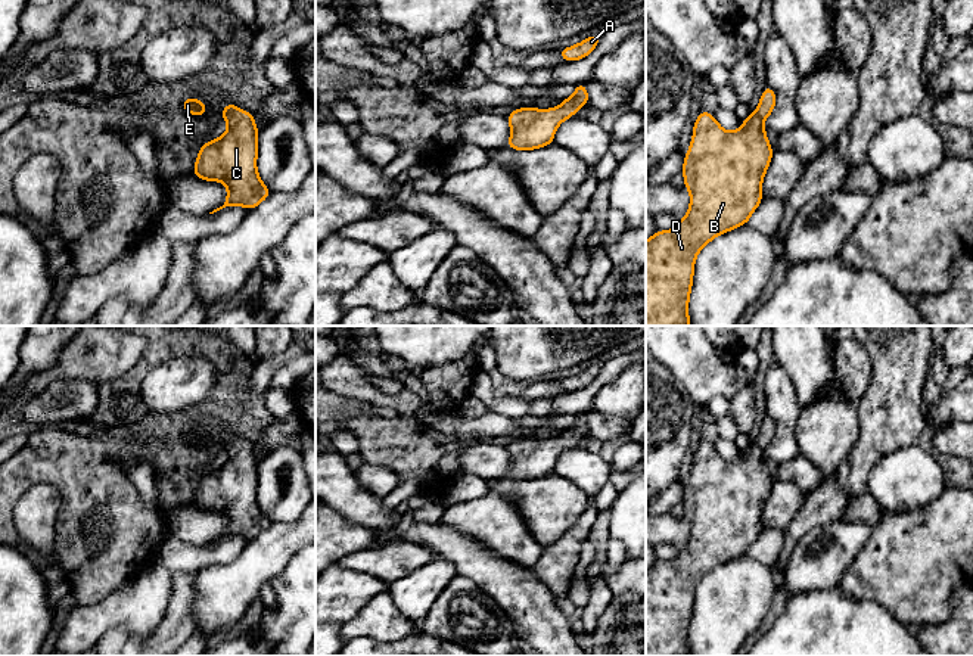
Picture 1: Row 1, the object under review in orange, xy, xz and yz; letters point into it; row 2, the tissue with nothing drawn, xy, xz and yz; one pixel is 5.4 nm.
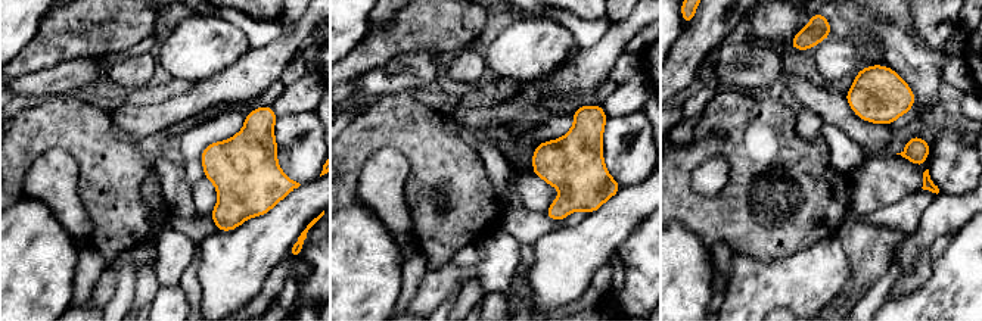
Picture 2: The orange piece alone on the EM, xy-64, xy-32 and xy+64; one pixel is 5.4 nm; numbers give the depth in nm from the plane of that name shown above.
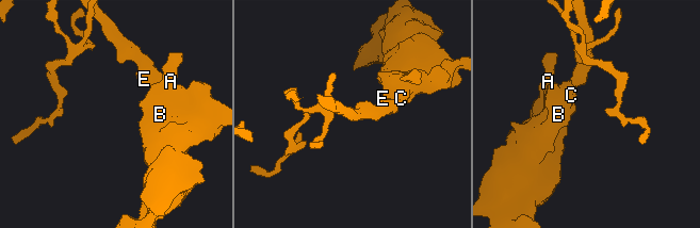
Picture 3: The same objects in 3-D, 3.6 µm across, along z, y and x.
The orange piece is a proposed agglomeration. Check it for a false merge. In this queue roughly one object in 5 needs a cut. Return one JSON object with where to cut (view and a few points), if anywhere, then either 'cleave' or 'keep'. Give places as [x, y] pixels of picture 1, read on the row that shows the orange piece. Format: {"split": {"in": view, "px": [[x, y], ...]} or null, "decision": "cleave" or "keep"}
{"split": null, "decision": "keep"}

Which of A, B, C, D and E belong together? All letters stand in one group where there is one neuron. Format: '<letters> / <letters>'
A B C D E

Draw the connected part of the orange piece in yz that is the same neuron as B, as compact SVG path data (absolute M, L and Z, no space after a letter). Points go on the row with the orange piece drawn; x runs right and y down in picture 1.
M765 86L756 111L750 112L736 131L725 131L712 114L700 111L693 125L690 149L684 155L681 171L684 187L690 192L688 211L678 220L674 228L668 231L656 230L646 240L646 326L690 326L688 301L693 287L696 257L716 236L747 224L750 215L762 202L762 180L774 155L764 121L773 114L775 102L775 91L770 86Z

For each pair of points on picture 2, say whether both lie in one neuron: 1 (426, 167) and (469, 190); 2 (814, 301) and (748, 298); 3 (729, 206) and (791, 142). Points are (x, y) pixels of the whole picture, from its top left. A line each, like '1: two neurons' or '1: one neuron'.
1: one neuron
2: one neuron
3: one neuron

